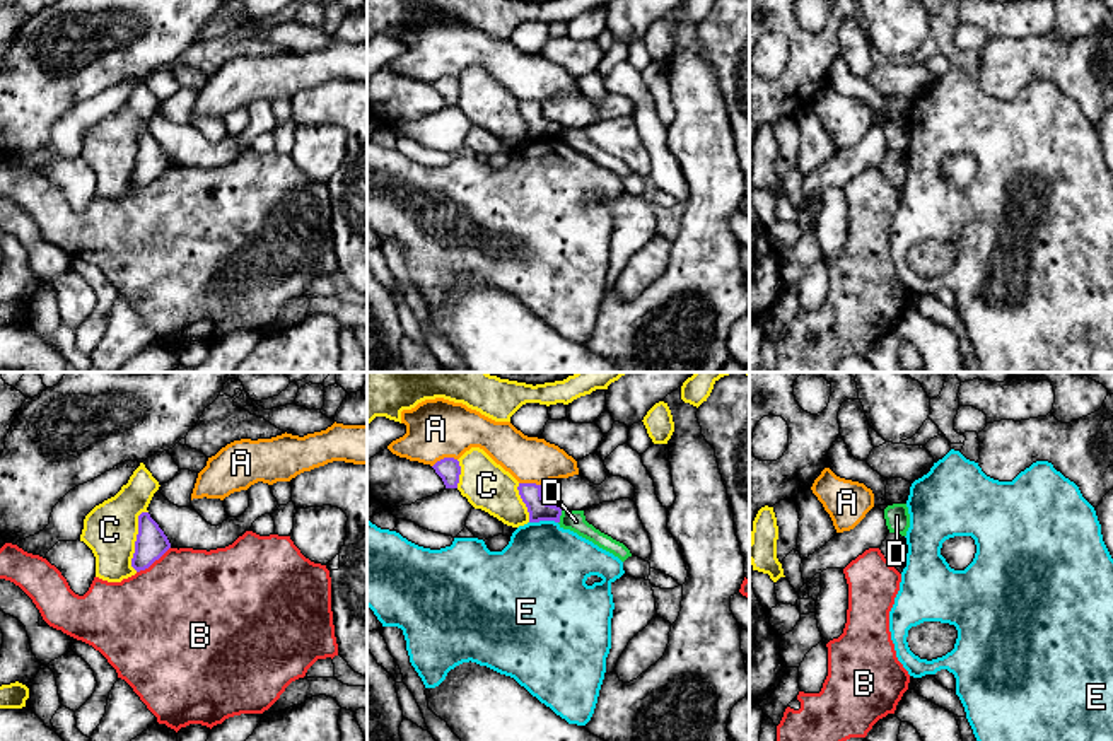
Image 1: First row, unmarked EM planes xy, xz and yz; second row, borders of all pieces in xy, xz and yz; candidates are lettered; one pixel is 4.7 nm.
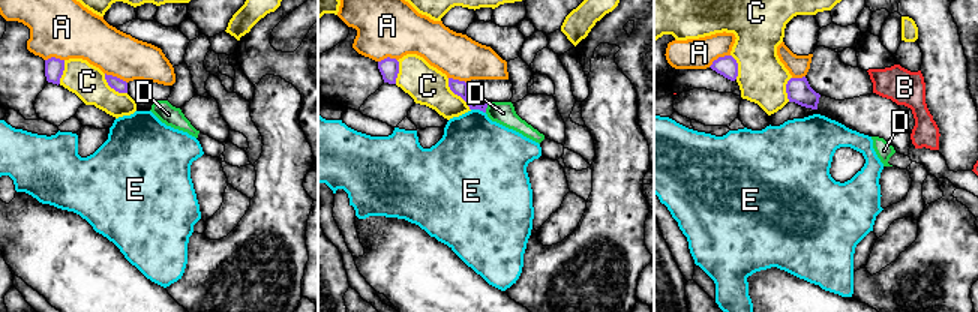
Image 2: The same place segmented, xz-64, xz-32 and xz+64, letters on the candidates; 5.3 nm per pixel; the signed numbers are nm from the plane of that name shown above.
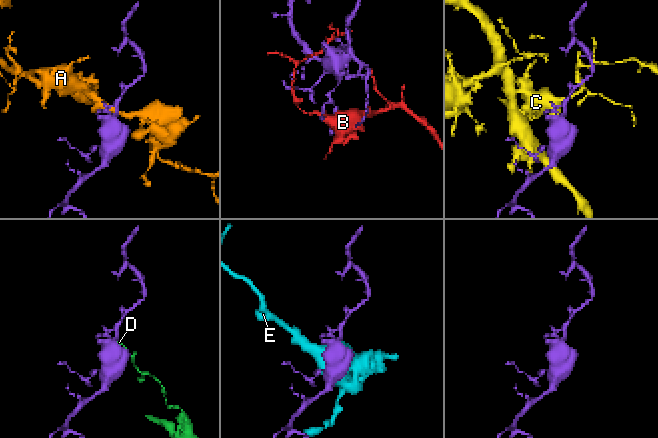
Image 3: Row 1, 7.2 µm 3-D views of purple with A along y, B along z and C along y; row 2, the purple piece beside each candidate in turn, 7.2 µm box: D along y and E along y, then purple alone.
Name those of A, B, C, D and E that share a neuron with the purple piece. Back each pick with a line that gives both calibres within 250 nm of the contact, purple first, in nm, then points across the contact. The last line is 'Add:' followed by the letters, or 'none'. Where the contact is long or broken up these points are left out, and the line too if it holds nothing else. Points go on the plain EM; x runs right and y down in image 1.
Add: none

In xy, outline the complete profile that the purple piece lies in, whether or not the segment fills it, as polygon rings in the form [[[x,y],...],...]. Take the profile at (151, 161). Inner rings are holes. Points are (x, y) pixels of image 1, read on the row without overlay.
[[[149,130],[138,133],[138,152],[135,159],[135,171],[131,176],[131,184],[140,190],[149,186],[155,178],[159,178],[171,160],[159,142],[150,135]]]

